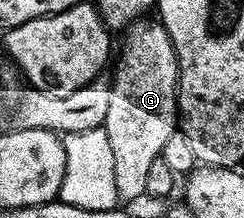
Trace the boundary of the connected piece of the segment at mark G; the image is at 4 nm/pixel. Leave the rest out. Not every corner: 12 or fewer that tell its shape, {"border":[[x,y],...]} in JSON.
{"border":[[160,20],[124,30],[107,119],[115,191],[137,201],[179,129]]}

